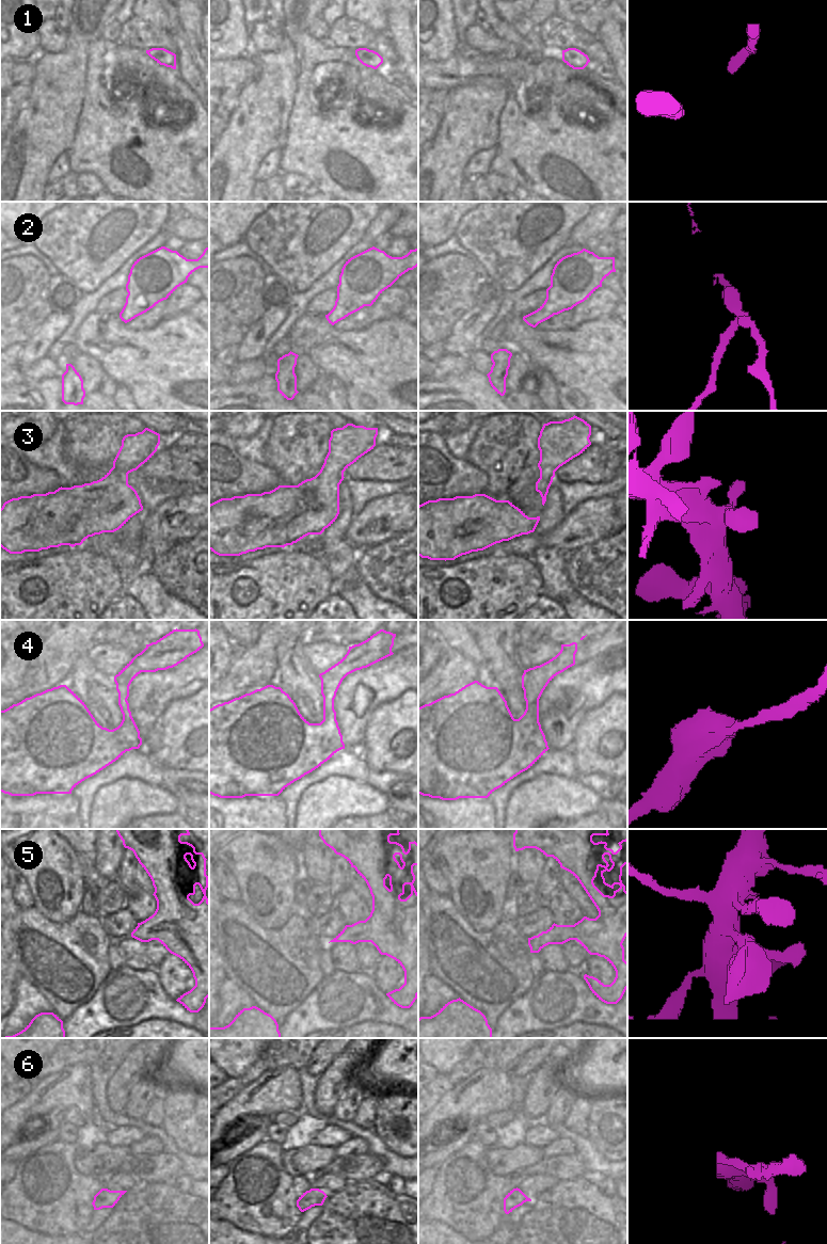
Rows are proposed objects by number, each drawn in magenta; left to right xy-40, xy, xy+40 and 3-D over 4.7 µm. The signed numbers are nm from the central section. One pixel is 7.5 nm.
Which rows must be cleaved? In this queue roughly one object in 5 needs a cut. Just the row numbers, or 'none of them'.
2, 6

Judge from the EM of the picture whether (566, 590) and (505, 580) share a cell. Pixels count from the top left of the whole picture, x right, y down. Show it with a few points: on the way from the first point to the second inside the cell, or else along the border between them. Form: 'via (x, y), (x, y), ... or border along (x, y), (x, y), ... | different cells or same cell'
border along (534, 562), (541, 576), (542, 593) | different cells

